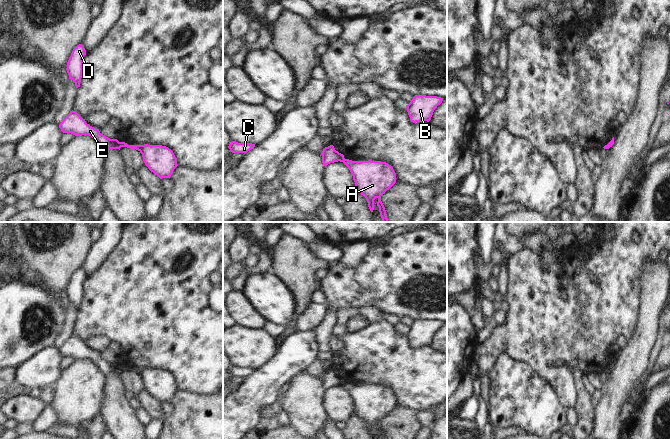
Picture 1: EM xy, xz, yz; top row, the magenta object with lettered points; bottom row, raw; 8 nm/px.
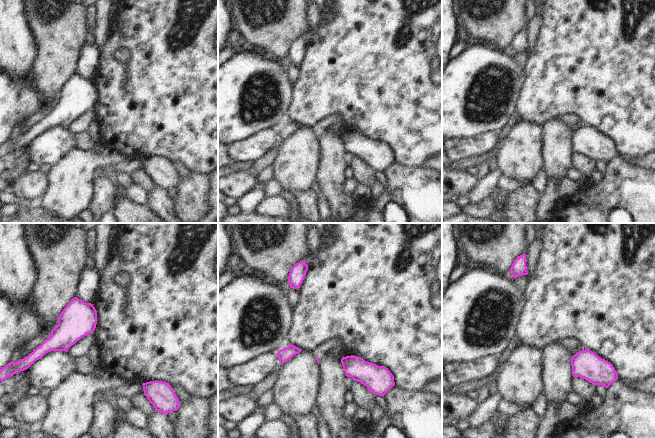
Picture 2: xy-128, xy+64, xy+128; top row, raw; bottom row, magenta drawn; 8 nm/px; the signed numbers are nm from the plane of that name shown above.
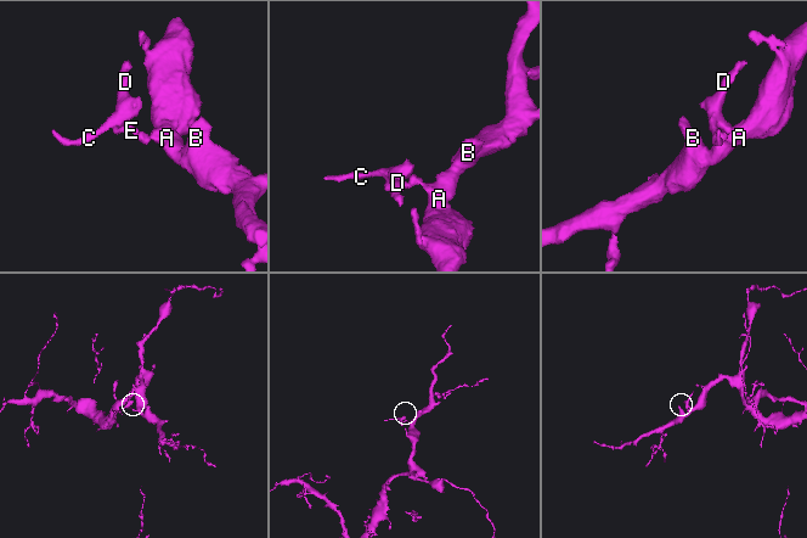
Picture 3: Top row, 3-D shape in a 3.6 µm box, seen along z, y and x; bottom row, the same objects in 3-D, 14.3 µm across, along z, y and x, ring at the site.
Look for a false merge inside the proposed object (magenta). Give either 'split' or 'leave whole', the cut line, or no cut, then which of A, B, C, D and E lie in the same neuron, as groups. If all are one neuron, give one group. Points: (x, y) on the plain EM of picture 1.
split; cut xy (118, 366), (121, 370); groups A B / C D E

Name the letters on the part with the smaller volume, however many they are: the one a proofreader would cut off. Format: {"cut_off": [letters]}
{"cut_off": ["C", "D", "E"]}

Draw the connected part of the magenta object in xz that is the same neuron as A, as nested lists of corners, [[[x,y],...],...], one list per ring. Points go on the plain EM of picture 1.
[[[345,383],[343,387],[350,394],[355,406],[355,413],[363,419],[371,436],[374,434],[374,424],[380,439],[387,439],[381,425],[381,420],[396,407],[396,397],[391,389],[381,385],[352,385]]]

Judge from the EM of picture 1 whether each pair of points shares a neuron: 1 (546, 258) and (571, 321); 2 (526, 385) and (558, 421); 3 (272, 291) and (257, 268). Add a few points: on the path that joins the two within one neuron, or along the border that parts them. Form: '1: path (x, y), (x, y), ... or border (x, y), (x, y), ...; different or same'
1: border (558, 253), (558, 257), (546, 268), (540, 265); different
2: path (531, 394), (549, 412); same
3: border (269, 270), (248, 276); different

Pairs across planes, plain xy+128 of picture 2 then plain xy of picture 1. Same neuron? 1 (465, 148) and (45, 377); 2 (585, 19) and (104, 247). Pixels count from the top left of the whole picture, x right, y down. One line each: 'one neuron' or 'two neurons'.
1: one neuron
2: two neurons

